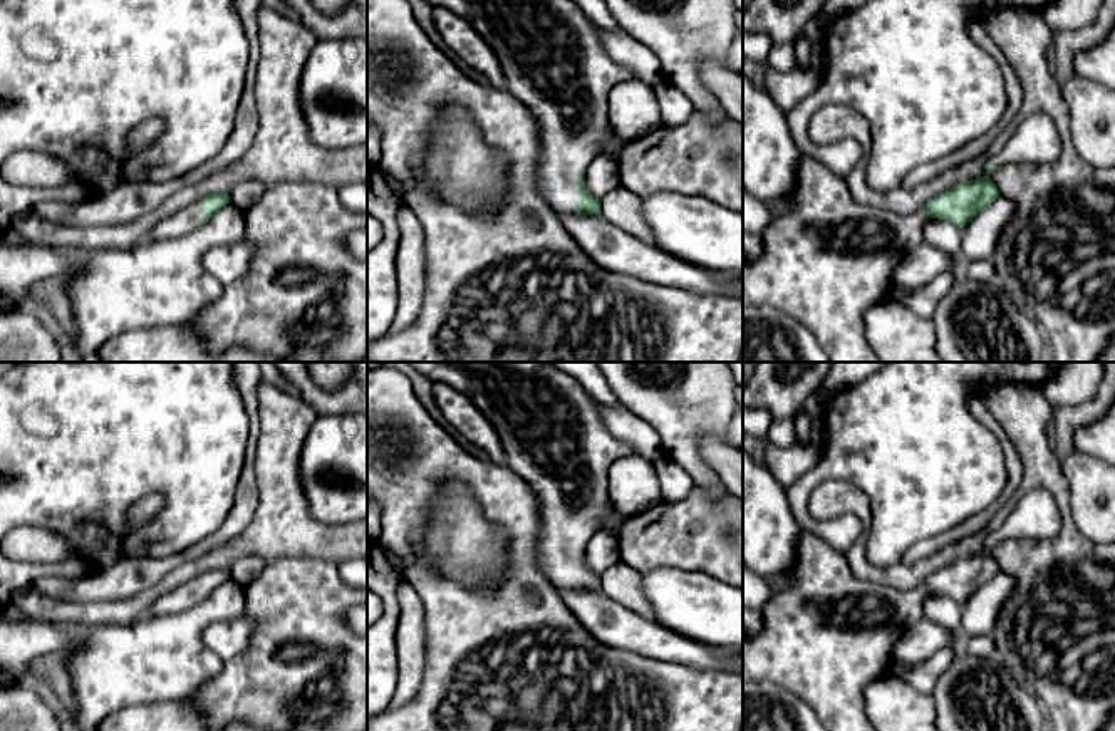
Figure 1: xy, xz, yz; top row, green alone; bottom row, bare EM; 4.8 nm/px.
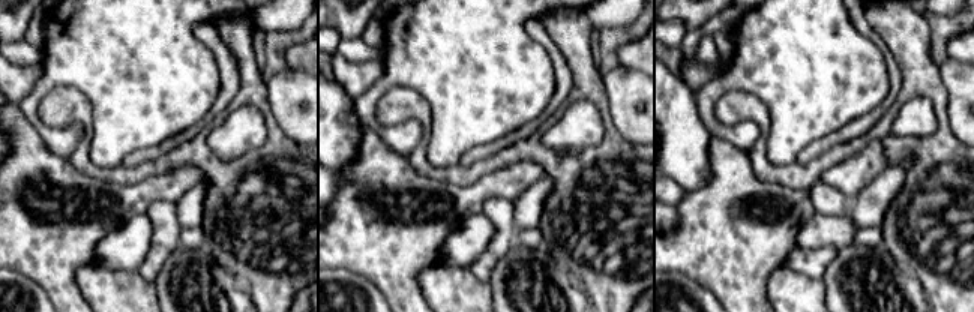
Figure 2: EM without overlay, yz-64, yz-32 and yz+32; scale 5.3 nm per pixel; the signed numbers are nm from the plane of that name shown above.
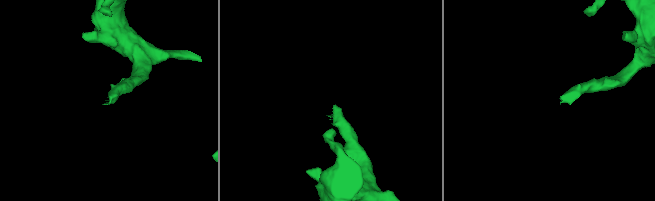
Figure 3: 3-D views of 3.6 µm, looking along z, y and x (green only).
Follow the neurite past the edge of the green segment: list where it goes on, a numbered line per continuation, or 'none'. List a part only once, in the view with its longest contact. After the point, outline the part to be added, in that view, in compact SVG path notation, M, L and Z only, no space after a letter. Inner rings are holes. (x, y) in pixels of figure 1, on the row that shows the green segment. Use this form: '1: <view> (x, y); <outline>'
1: xz (552, 59); M572 0L426 2L468 20L495 50L506 91L530 109L540 127L540 193L558 215L577 213L578 178L600 159L602 144L615 132L607 114L609 92L634 74L604 50L594 22Z

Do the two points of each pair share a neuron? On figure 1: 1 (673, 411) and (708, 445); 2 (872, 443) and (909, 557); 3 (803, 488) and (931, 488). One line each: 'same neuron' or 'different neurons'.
1: different neurons
2: different neurons
3: same neuron

